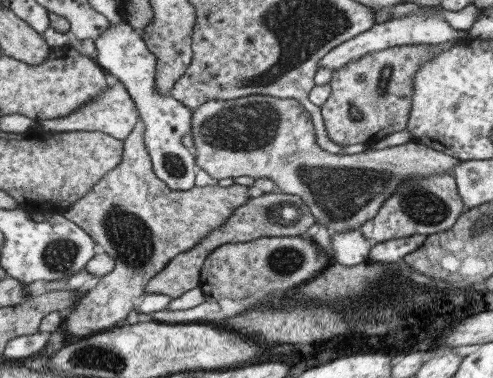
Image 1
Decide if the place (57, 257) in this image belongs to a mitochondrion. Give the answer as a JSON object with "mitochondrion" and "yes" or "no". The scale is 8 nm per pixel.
{"mitochondrion":"yes"}

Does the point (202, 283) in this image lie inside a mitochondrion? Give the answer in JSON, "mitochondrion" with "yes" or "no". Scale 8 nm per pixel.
{"mitochondrion":"no"}

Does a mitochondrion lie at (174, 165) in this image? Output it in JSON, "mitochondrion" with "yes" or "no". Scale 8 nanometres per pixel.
{"mitochondrion":"yes"}

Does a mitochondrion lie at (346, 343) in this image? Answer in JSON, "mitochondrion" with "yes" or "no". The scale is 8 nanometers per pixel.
{"mitochondrion":"no"}

